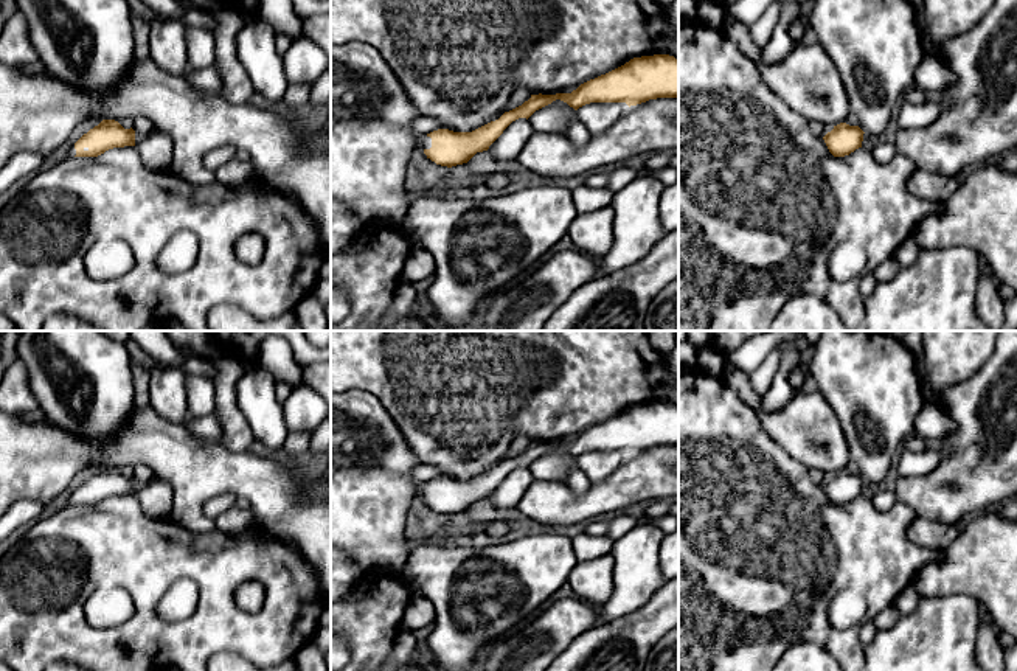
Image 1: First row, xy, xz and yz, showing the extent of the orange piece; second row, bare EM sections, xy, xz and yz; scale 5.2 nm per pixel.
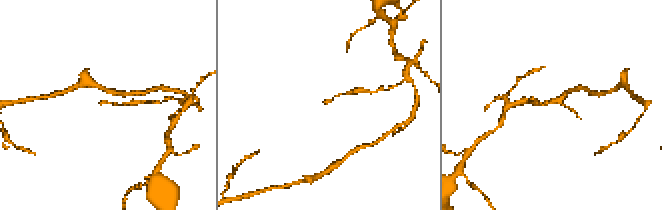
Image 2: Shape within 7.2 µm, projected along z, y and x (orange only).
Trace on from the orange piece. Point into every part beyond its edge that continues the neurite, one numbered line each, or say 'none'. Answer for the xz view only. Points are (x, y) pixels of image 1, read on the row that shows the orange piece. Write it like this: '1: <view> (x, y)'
1: xz (423, 142)

